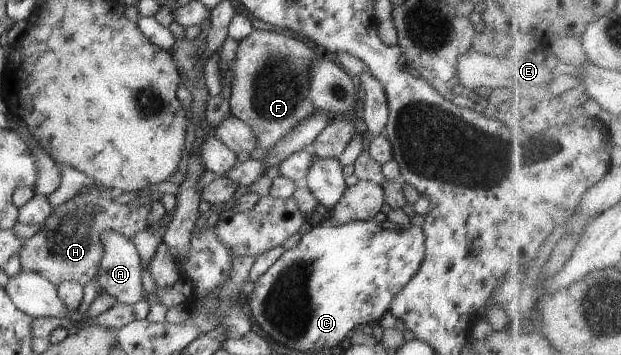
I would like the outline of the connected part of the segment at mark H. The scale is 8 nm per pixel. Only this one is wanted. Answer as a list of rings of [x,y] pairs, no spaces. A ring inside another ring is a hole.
[[[88,186],[82,188],[72,199],[53,206],[50,215],[40,224],[39,231],[32,237],[24,240],[24,245],[20,248],[21,269],[27,272],[40,274],[44,279],[58,287],[64,282],[74,282],[84,287],[92,280],[97,281],[99,267],[102,261],[103,247],[101,237],[104,232],[115,231],[124,237],[132,238],[138,233],[155,228],[167,216],[167,209],[162,201],[156,197],[146,198],[130,204],[115,203],[113,201],[115,192],[104,186]]]

